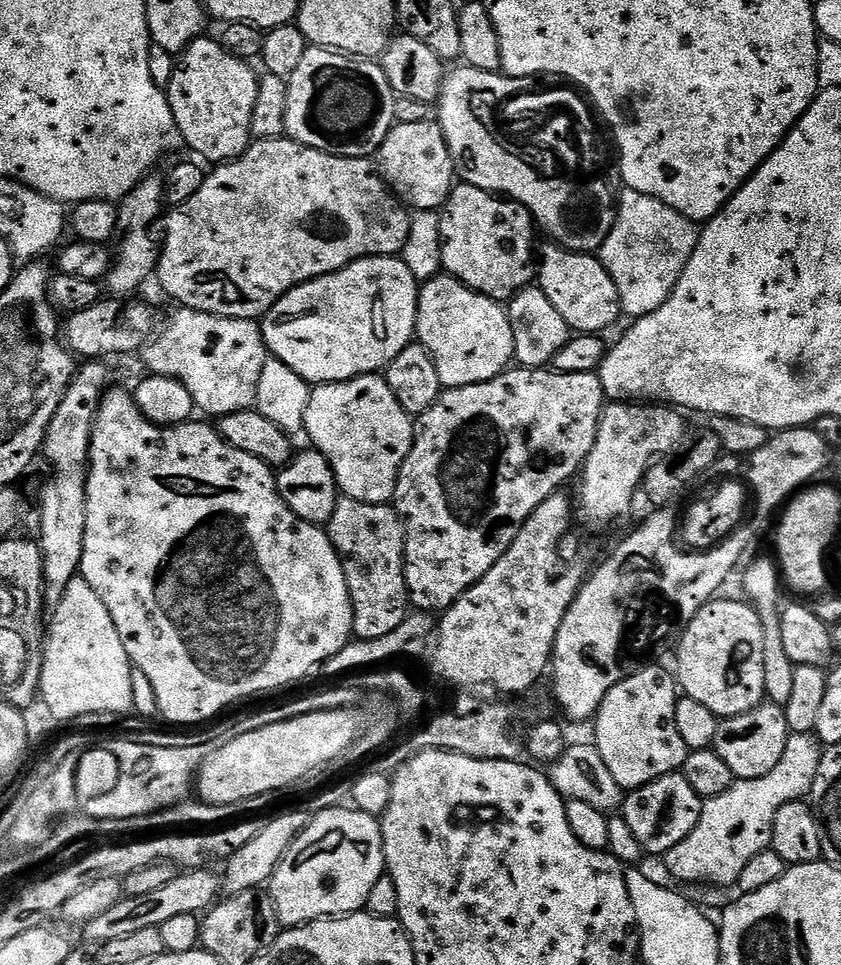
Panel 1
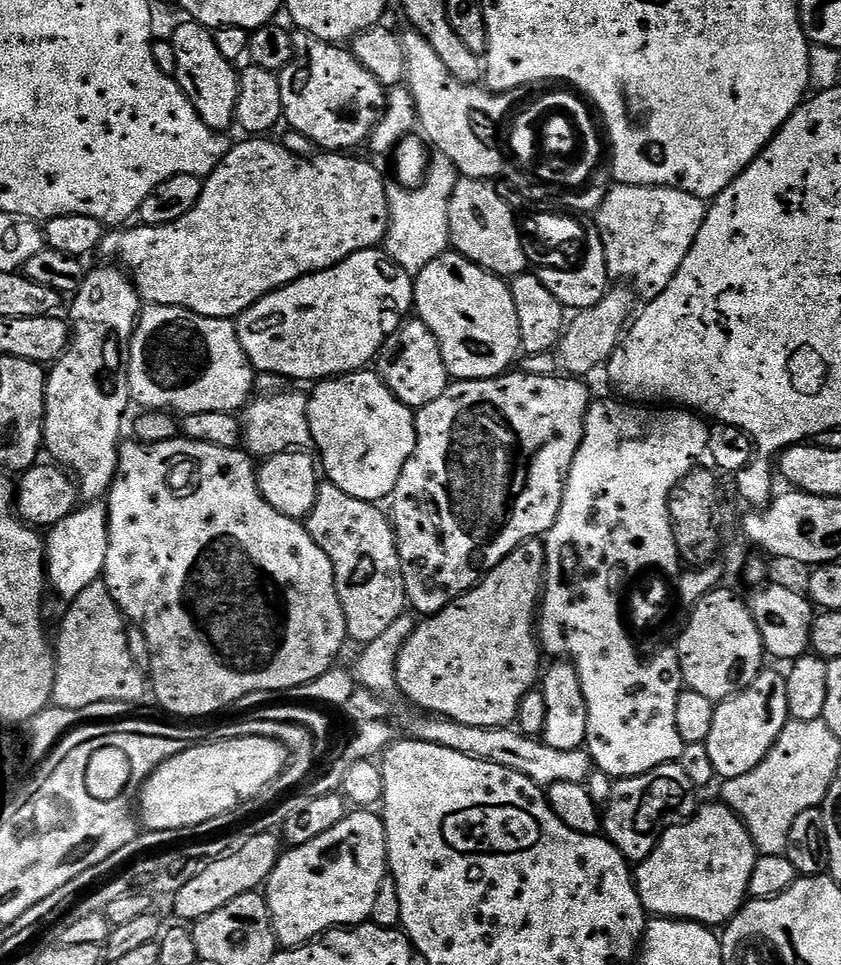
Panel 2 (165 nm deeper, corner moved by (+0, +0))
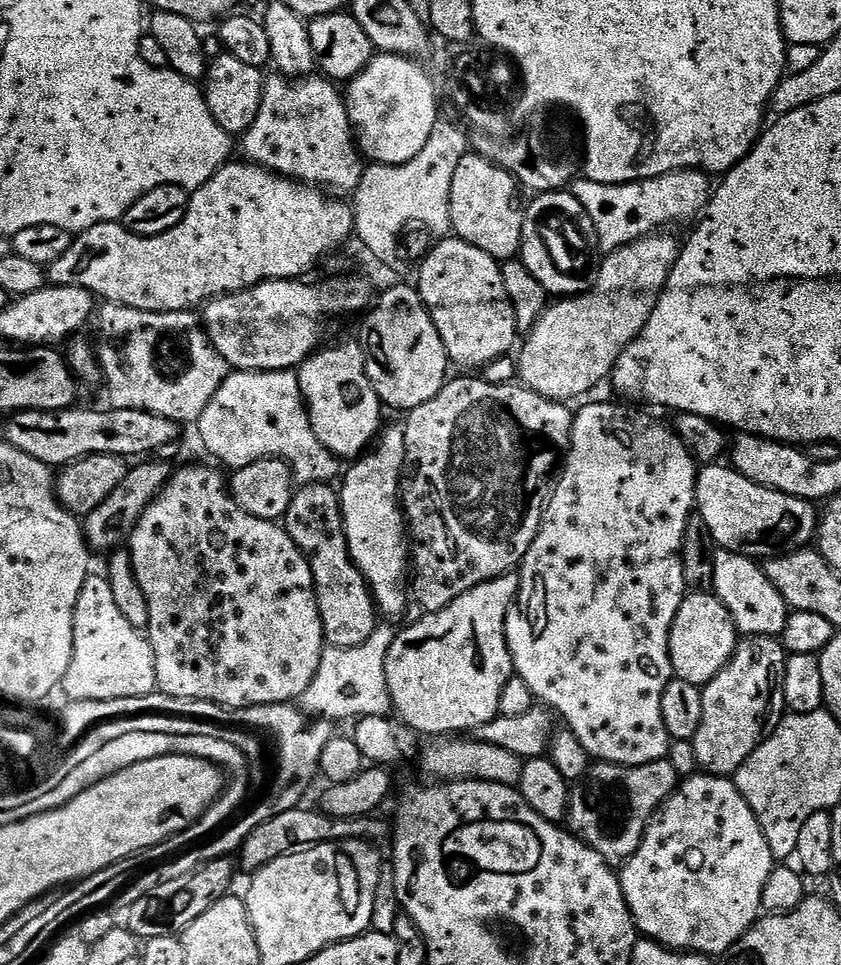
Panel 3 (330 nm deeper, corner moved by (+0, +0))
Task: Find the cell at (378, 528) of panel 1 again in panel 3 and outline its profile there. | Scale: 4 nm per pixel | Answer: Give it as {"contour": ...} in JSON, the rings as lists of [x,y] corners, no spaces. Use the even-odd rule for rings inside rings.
{"contour":[[[331,483],[297,487],[293,491],[292,501],[284,515],[282,526],[290,534],[294,546],[308,560],[316,587],[316,601],[322,618],[325,641],[333,648],[362,646],[362,642],[366,642],[366,638],[370,638],[370,634],[374,634],[374,630],[378,627],[378,609],[368,581],[364,579],[364,575],[348,552],[348,539],[344,533],[344,515],[340,509],[337,489]]]}

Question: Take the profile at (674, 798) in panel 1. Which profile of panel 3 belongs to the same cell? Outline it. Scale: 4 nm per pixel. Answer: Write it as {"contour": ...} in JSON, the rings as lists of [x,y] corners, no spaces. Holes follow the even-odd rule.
{"contour":[[[668,758],[630,766],[596,762],[571,789],[567,827],[613,866],[623,865],[638,850],[658,809],[676,791],[678,777]]]}

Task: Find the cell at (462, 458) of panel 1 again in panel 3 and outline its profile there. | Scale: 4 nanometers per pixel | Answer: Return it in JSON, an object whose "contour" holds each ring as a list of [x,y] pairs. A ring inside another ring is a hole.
{"contour":[[[452,378],[445,383],[440,393],[430,398],[430,402],[407,413],[408,424],[403,425],[407,464],[402,477],[402,511],[407,531],[410,533],[410,592],[415,603],[417,600],[424,607],[425,613],[441,612],[443,608],[450,606],[450,602],[454,602],[454,598],[466,594],[466,590],[513,571],[523,561],[538,534],[540,523],[544,520],[544,511],[548,509],[548,501],[552,499],[568,450],[572,446],[574,412],[568,408],[571,407],[567,403],[546,398],[516,382],[492,384],[483,378],[477,380]]]}

